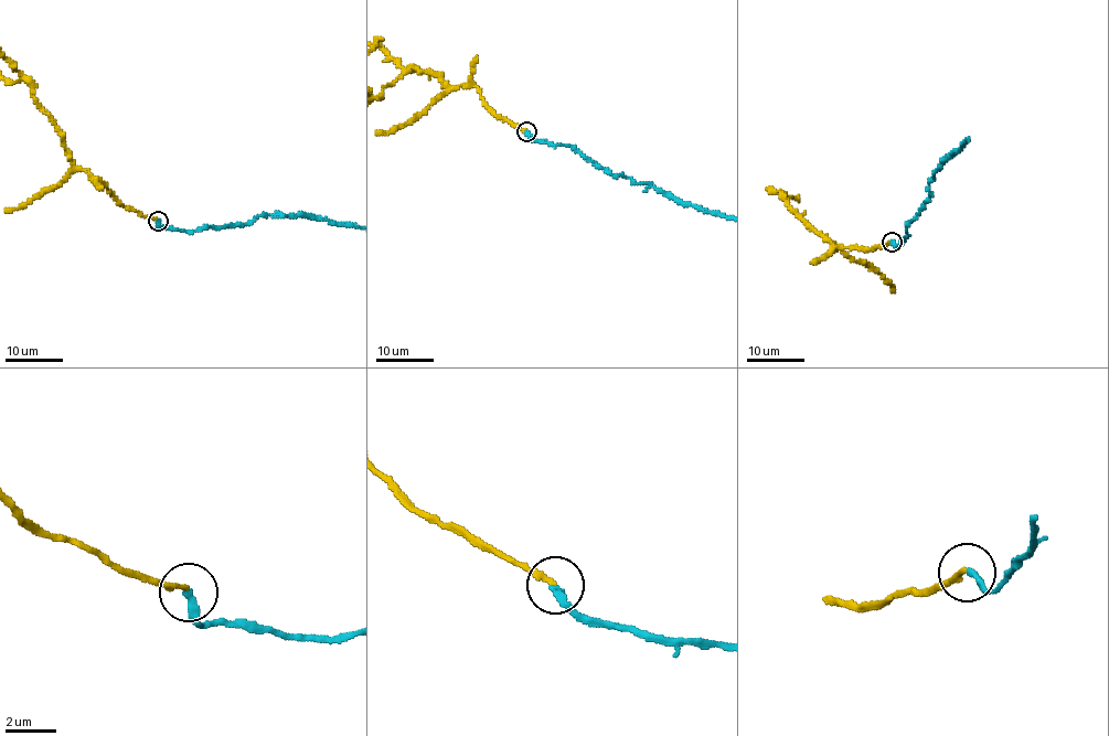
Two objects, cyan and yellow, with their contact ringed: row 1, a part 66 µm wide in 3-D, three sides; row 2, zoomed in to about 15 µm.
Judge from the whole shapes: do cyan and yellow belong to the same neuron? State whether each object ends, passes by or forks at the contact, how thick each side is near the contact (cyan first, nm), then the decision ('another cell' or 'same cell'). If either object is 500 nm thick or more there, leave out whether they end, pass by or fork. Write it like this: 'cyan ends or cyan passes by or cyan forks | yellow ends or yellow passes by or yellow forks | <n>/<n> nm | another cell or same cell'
cyan ends | yellow ends | 280/190 nm | same cell

